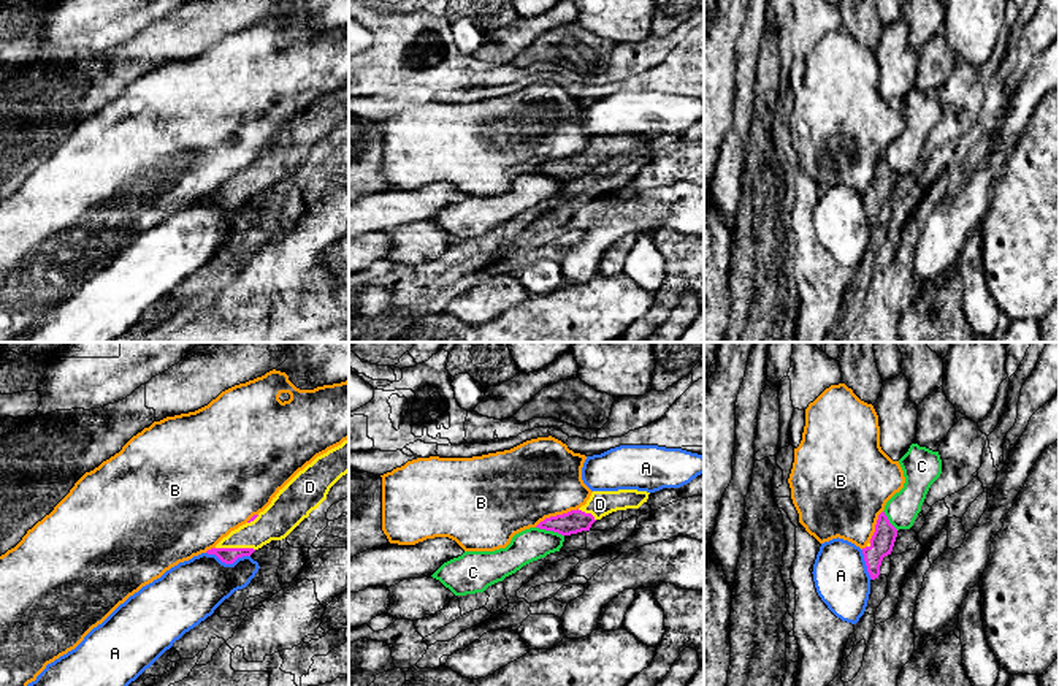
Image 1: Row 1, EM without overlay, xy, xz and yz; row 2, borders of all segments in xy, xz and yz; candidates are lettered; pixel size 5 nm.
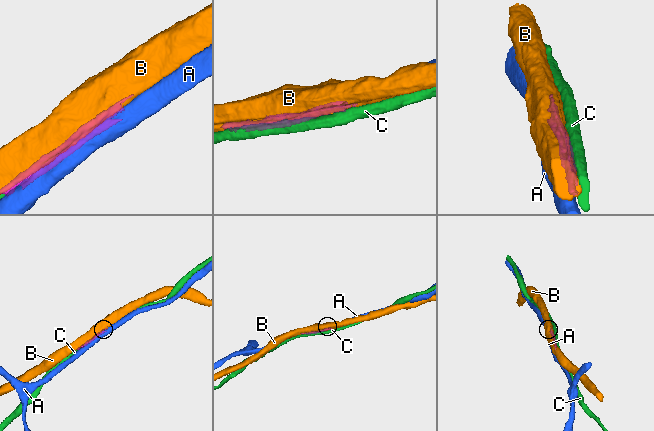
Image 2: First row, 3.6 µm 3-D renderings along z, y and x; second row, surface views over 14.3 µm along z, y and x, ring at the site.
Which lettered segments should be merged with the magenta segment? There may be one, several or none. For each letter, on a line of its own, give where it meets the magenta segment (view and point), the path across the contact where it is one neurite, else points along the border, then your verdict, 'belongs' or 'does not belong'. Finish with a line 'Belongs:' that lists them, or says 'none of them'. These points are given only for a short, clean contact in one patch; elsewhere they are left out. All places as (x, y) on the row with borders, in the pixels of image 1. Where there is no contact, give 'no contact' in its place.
A: meets magenta in xy at (229, 563); does not belong
B: meets magenta in xz at (557, 515); does not belong
C: meets magenta in xz at (550, 529); does not belong
D: meets magenta in xy at (235, 548); belongs
Belongs: D

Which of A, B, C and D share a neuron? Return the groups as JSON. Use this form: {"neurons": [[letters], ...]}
{"neurons": [["A"], ["B"], ["C"], ["D"]]}

